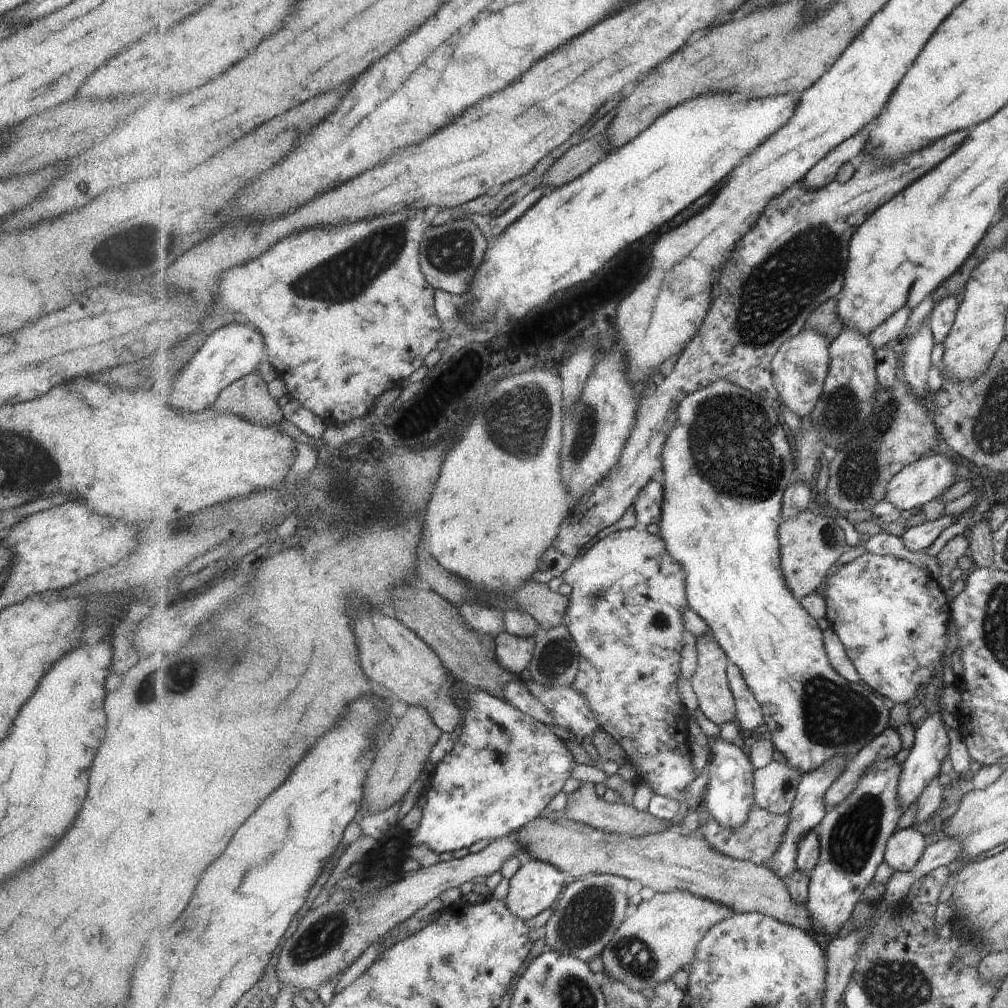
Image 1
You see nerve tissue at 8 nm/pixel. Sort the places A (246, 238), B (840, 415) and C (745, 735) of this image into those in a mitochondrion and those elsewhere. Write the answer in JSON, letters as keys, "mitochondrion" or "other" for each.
{"A":"other","B":"mitochondrion","C":"other"}

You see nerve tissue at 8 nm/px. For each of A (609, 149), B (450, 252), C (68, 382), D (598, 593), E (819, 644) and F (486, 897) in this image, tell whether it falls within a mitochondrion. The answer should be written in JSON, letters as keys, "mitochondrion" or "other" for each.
{"A":"other","B":"mitochondrion","C":"other","D":"mitochondrion","E":"other","F":"other"}

